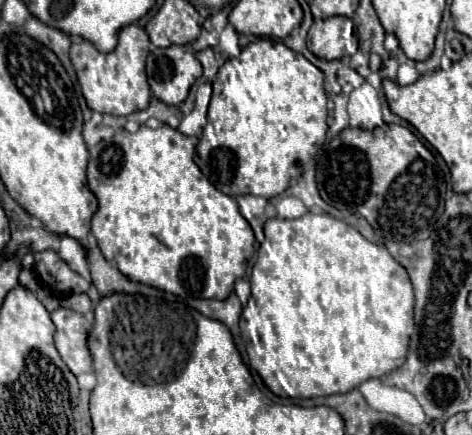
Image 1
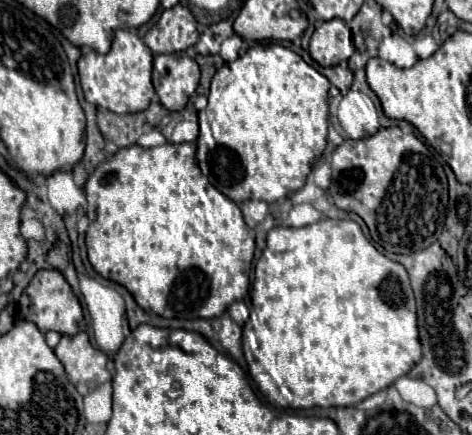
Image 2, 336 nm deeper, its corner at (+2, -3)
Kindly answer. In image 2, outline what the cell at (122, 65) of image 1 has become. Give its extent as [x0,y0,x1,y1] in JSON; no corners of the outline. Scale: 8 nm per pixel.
[79,29,155,113]

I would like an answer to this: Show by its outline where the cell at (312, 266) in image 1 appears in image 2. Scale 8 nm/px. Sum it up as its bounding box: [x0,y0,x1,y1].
[242,219,421,409]

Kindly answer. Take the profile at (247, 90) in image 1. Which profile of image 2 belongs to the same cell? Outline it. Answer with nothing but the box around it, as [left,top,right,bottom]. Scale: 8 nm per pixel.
[196,43,327,203]

